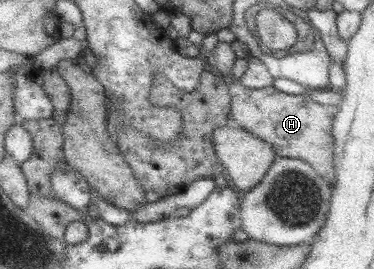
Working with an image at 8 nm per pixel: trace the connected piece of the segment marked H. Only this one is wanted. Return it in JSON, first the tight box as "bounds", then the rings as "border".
{"bounds":[228,79,339,185],"border":[[[229,79],[228,85],[232,99],[232,124],[270,144],[277,156],[305,161],[324,181],[334,185],[332,120],[339,111],[338,106],[319,105],[304,94],[285,94],[271,85],[262,89],[248,89],[238,79]]]}

